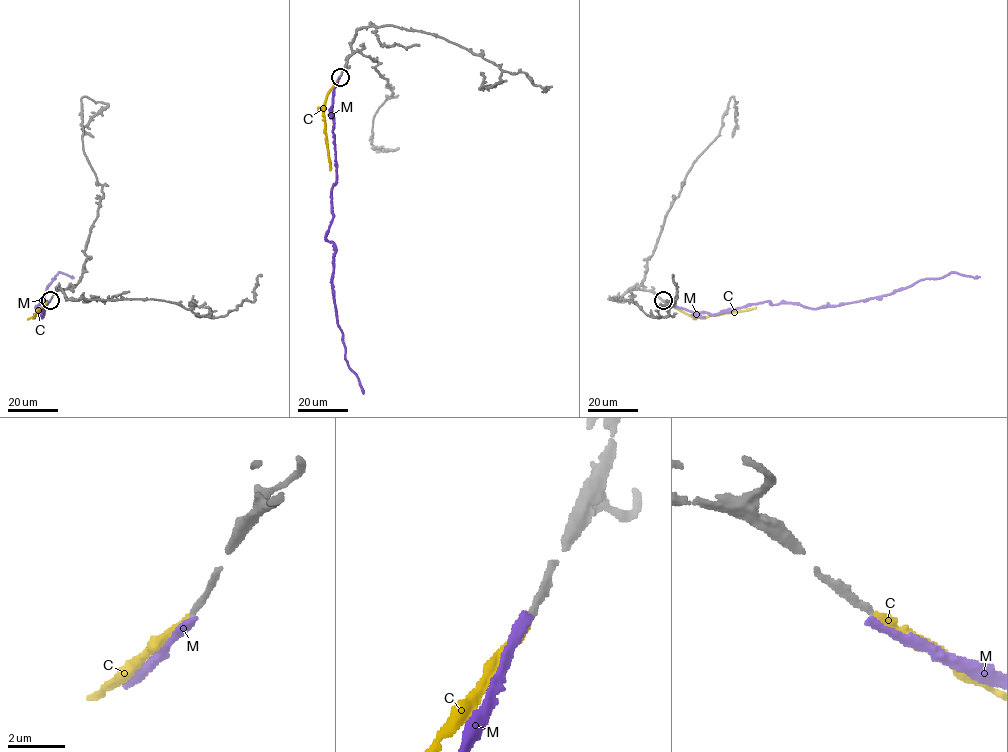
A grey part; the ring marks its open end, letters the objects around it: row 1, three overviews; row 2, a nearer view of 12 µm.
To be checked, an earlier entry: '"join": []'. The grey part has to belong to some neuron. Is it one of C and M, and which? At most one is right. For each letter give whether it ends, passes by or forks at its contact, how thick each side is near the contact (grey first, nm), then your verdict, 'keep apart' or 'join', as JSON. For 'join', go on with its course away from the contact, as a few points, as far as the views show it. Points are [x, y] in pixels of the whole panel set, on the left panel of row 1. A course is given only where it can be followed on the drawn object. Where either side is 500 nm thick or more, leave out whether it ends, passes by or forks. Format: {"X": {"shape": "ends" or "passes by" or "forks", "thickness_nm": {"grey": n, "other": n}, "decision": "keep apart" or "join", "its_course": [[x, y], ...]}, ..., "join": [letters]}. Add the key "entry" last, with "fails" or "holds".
{"C": {"shape": "ends", "thickness_nm": {"grey": 260, "other": 280}, "decision": "join", "its_course": [[50, 300], [34, 316], [39, 307]]}, "M": {"shape": "ends", "thickness_nm": {"grey": 240, "other": 300}, "decision": "keep apart"}, "join": ["C"], "entry": "fails"}

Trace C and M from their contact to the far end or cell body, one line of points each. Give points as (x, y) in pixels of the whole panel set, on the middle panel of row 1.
C: (340, 77), (327, 95), (324, 109), (329, 170)
M: (339, 76), (332, 107), (336, 182), (326, 238), (334, 245), (332, 292), (345, 359), (363, 393)

